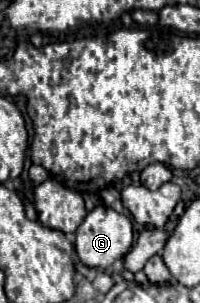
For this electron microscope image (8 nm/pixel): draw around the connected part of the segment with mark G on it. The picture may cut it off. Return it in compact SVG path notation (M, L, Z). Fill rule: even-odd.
M97 206L93 208L87 218L81 222L81 226L77 228L75 232L75 252L77 252L77 258L89 266L89 268L97 268L97 270L107 270L111 268L111 264L119 258L123 258L129 250L131 250L131 244L133 244L133 224L131 220L121 214L121 212L115 212L113 208L107 208L107 206Z

